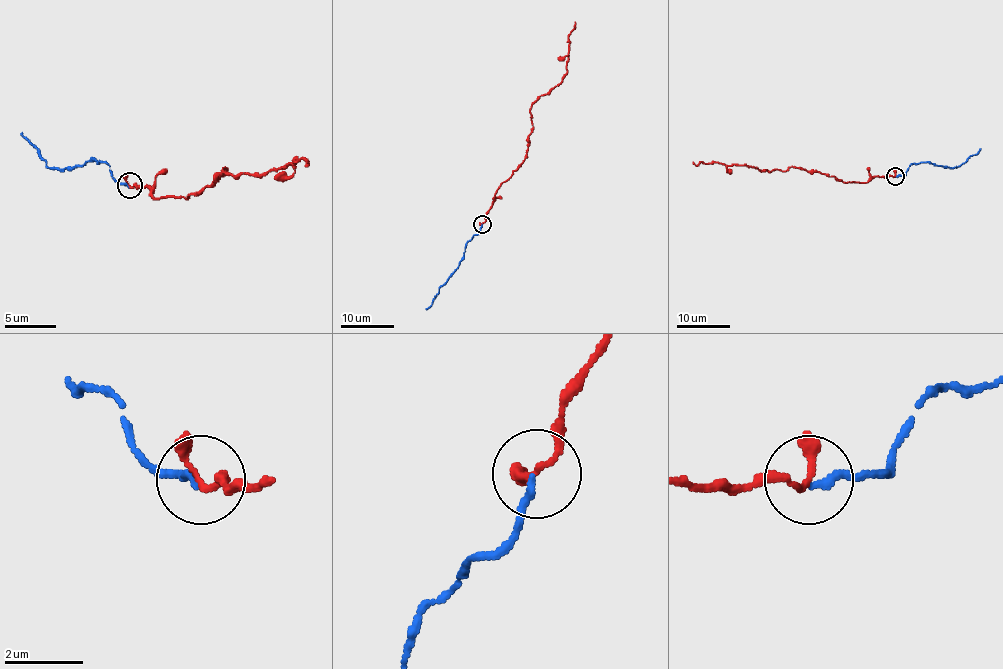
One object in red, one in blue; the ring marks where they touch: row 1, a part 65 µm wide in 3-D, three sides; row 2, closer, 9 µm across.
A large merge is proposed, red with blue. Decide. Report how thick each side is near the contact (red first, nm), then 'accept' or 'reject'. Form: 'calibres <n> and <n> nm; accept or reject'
calibres 160 and 160 nm; accept

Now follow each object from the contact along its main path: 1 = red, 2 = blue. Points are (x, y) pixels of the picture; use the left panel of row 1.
1: (129, 186), (187, 198), (223, 168), (220, 176), (269, 173), (307, 158)
2: (129, 186), (124, 186), (111, 176), (106, 163), (99, 163), (93, 158), (83, 166), (50, 168), (20, 133)

